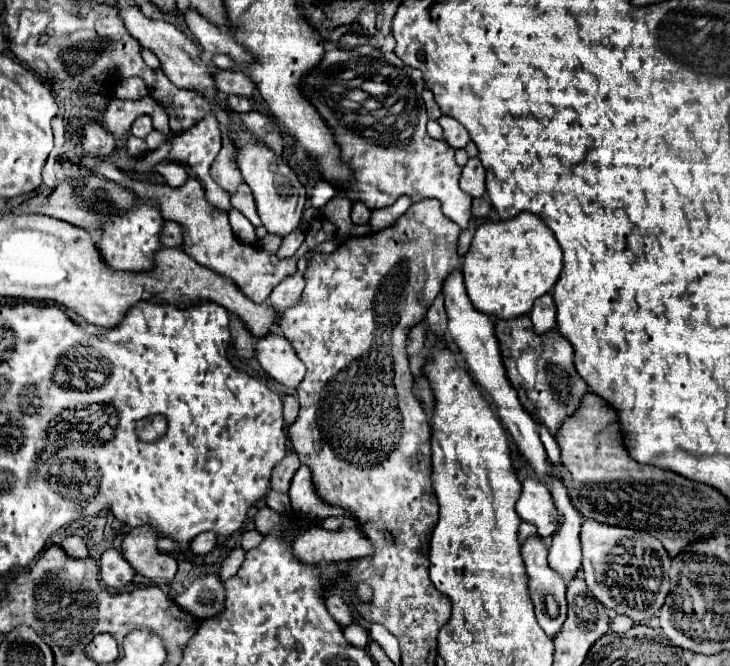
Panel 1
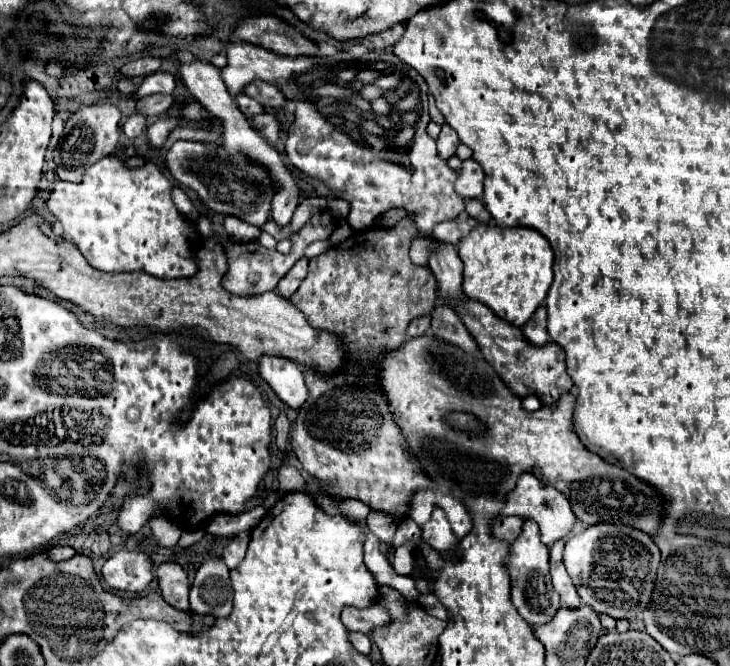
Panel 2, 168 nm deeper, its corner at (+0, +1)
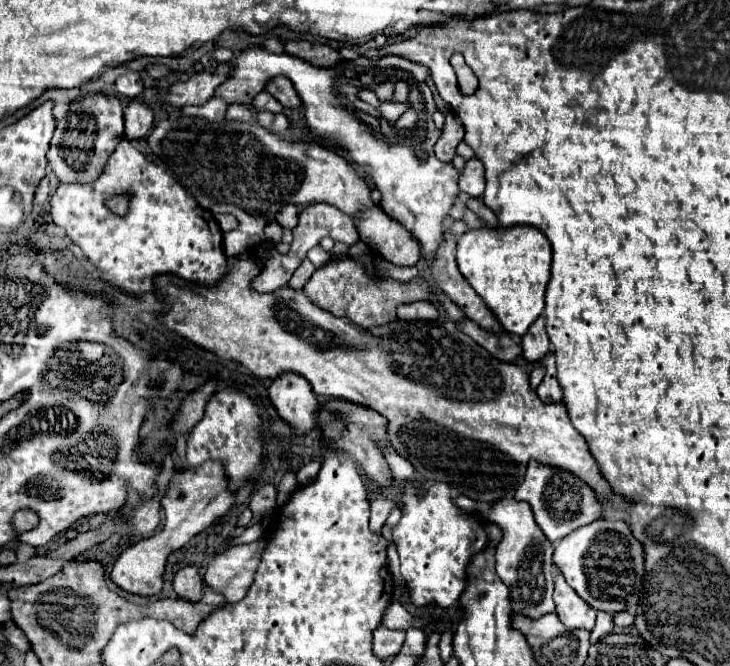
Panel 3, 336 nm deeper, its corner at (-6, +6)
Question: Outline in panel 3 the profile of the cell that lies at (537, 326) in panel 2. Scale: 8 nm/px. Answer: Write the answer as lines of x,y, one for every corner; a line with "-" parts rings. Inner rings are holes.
539,316
523,336
523,356
527,362
541,360
549,352
549,336
545,332
545,318

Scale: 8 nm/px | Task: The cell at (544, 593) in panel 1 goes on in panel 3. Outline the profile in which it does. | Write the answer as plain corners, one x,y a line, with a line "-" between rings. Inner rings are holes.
503,498
491,508
489,522
503,528
503,540
497,546
497,576
509,588
509,598
515,614
539,618
555,612
553,602
553,544
535,524
535,516
527,502

